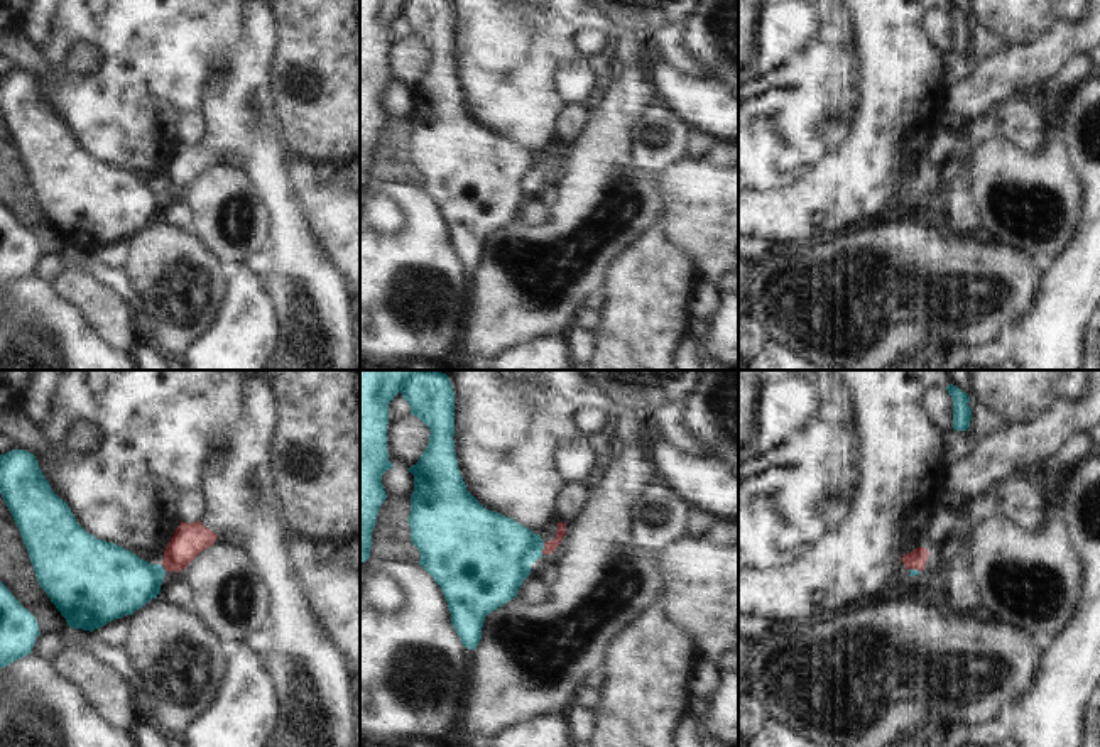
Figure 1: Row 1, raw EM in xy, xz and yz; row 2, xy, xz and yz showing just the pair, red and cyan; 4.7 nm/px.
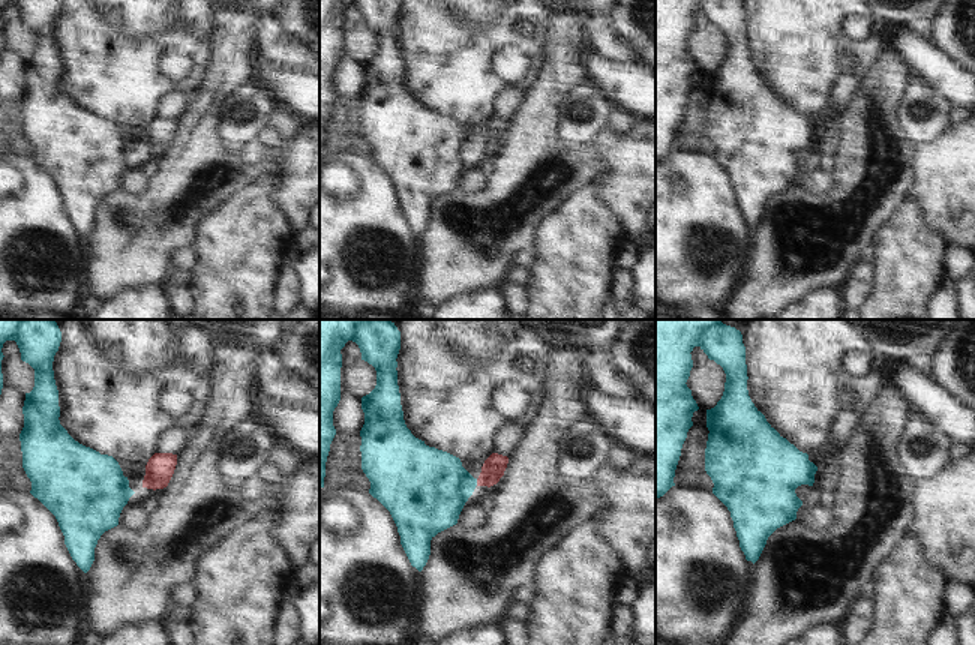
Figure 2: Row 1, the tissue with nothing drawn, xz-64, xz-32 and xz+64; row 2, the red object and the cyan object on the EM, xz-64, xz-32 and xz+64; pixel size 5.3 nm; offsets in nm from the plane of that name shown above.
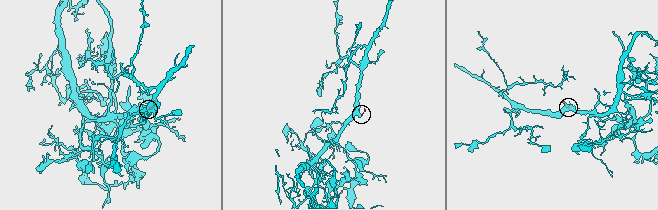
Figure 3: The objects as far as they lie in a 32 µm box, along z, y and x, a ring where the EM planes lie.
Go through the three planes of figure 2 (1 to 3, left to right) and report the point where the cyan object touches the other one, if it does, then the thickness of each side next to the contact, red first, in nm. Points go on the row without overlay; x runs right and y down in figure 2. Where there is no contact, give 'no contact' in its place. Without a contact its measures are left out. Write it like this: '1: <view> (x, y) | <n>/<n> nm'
1: no contact
2: xz-32 (477, 146) | 120/400 nm
3: no contact

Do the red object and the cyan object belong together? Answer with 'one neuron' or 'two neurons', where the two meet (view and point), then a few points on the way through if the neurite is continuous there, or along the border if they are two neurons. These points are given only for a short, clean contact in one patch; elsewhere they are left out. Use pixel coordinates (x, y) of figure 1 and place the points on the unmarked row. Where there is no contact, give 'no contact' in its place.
two neurons; meets red in xz at (544, 169); border along xz (544, 164), (541, 174)

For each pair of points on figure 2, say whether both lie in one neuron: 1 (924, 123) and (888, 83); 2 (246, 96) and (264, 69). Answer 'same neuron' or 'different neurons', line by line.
1: different neurons
2: different neurons

